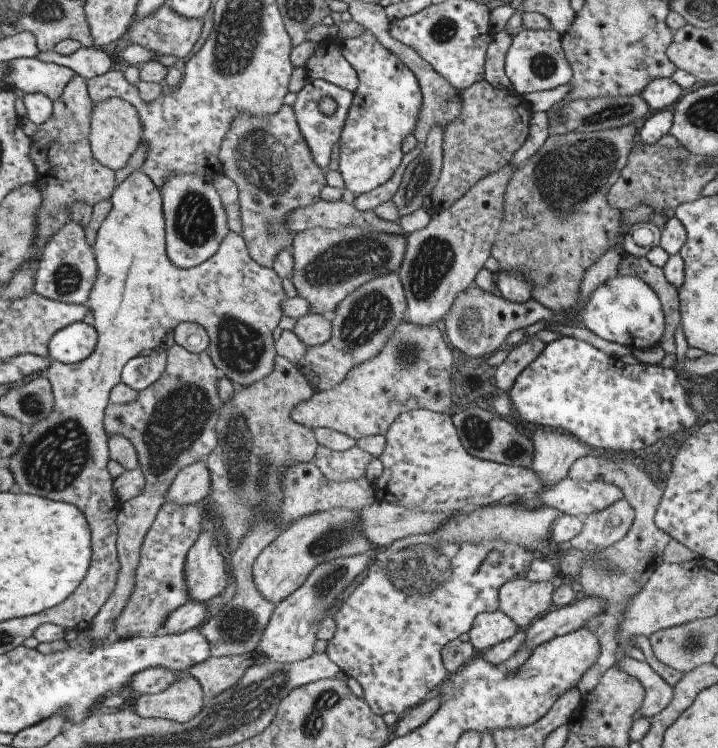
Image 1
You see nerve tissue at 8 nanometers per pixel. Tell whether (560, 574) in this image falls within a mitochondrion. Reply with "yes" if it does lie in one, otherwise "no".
no

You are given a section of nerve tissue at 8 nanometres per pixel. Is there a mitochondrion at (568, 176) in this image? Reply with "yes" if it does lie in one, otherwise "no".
yes

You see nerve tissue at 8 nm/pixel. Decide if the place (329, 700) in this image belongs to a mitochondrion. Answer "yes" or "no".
yes

